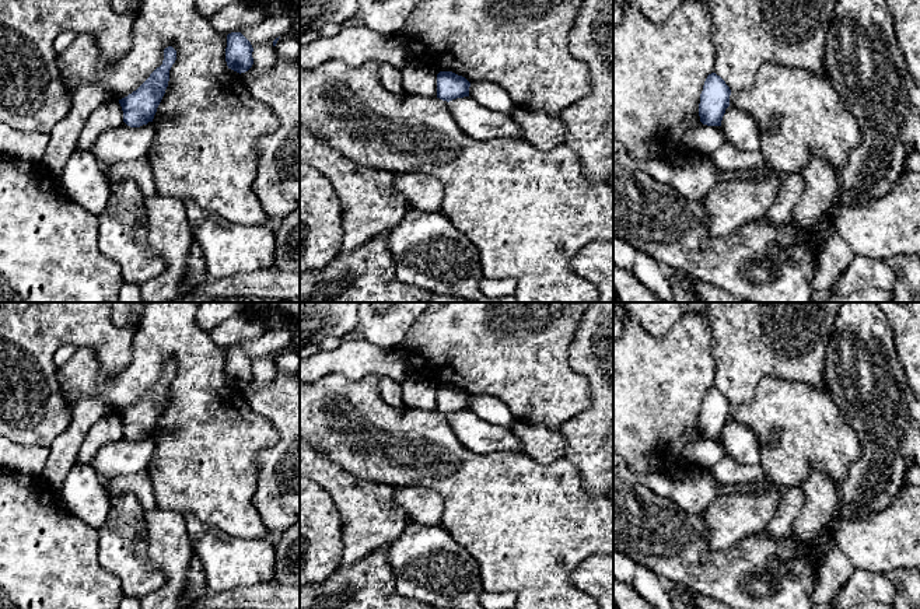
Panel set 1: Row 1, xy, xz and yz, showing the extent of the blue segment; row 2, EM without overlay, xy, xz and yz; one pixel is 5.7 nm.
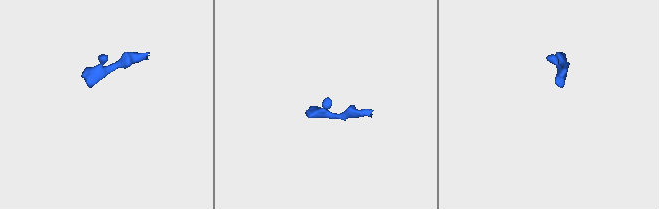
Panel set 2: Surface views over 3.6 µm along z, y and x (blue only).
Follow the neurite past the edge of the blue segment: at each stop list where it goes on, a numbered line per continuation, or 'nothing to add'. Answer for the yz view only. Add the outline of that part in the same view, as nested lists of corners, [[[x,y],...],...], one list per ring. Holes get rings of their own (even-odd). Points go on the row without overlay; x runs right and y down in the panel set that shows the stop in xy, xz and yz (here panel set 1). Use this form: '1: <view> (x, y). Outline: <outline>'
nothing to add

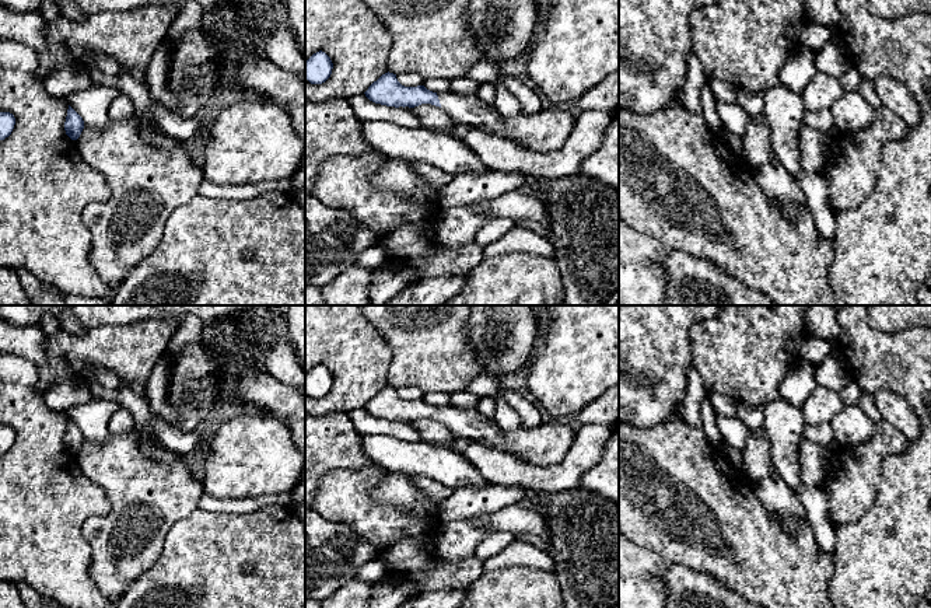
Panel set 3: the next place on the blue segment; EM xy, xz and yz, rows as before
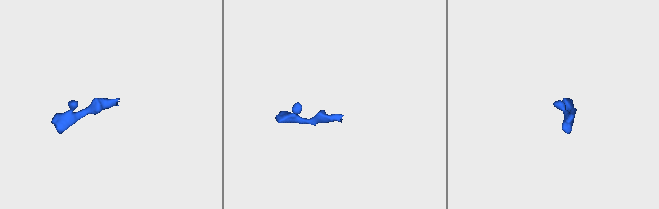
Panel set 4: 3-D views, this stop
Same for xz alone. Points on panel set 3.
1: xz (541, 444). Outline: [[[482,373],[480,375],[469,380],[465,391],[475,394],[477,398],[489,396],[496,401],[505,401],[517,413],[521,420],[521,427],[512,431],[501,430],[496,422],[483,416],[476,408],[462,409],[456,408],[449,401],[449,394],[427,391],[423,392],[423,399],[438,409],[441,422],[461,440],[476,441],[490,448],[510,452],[528,464],[538,468],[549,468],[561,464],[570,451],[575,434],[577,424],[566,423],[545,423],[538,406],[521,395],[521,392],[503,387],[490,373]]]

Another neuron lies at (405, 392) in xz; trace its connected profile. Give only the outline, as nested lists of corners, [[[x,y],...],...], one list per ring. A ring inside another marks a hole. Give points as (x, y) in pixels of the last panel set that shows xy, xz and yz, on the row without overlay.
[[[400,387],[396,388],[398,395],[405,399],[405,401],[417,401],[423,399],[423,392],[421,389],[416,387]]]

